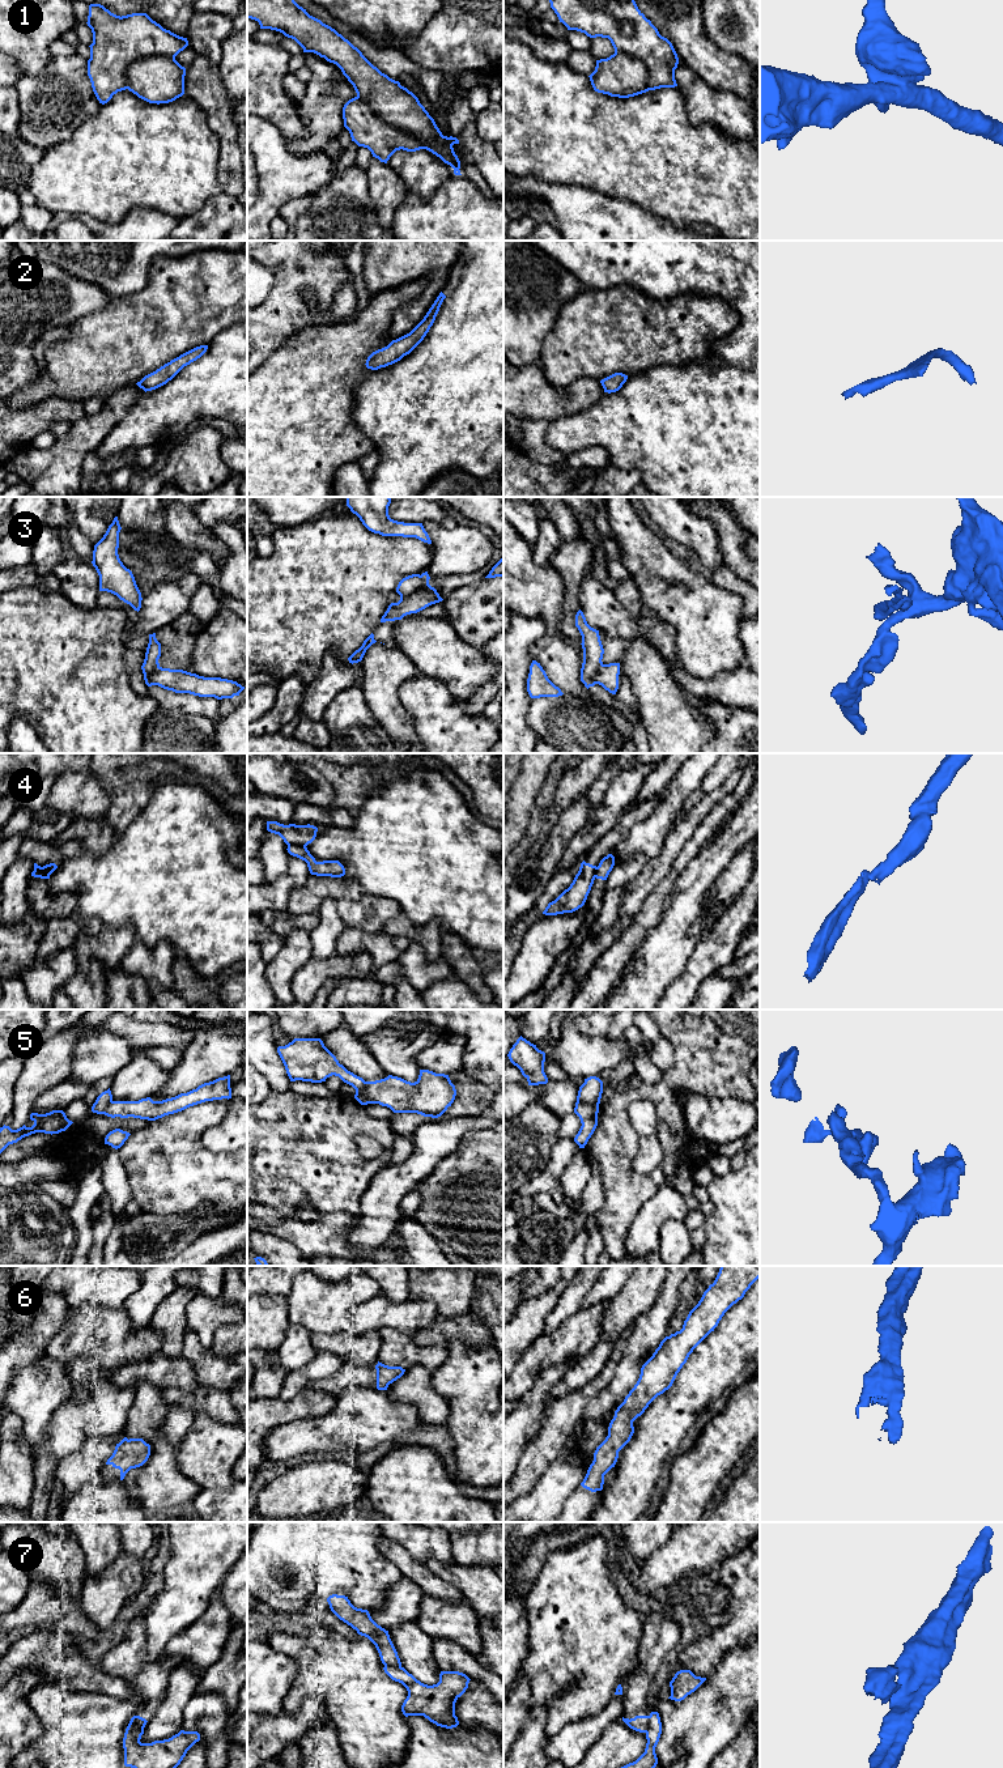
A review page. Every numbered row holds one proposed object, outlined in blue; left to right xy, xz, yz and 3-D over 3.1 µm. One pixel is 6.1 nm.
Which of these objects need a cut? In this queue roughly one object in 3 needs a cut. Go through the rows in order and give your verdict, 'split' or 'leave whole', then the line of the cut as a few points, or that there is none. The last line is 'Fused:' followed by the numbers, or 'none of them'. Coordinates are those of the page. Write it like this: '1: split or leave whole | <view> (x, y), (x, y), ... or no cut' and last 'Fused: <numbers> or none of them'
1: split | xz (356, 97), (362, 100), (390, 124), (412, 134), (424, 148)
2: leave whole | no cut
3: split | xz (421, 574), (423, 583), (411, 594), (400, 598)
4: split | xz (305, 845), (288, 846)
5: split | yz (576, 1103), (598, 1105)
6: leave whole | no cut
7: split | xz (385, 1665), (400, 1666)
Fused: 1, 3, 4, 5, 7

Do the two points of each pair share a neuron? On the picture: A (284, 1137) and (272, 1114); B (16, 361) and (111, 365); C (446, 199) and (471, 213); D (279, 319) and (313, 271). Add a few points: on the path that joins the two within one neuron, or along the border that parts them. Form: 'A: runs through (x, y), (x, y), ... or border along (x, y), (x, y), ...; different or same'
A: runs through (284, 1131), (284, 1126), (277, 1120); same
B: border along (41, 370), (34, 379), (16, 390); different
C: runs through (453, 205), (460, 213), (464, 213); same
D: runs through (284, 307), (285, 298), (301, 283); same

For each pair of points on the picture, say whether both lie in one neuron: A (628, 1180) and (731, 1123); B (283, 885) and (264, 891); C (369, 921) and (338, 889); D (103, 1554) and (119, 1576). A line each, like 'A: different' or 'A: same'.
A: different
B: same
C: different
D: different

